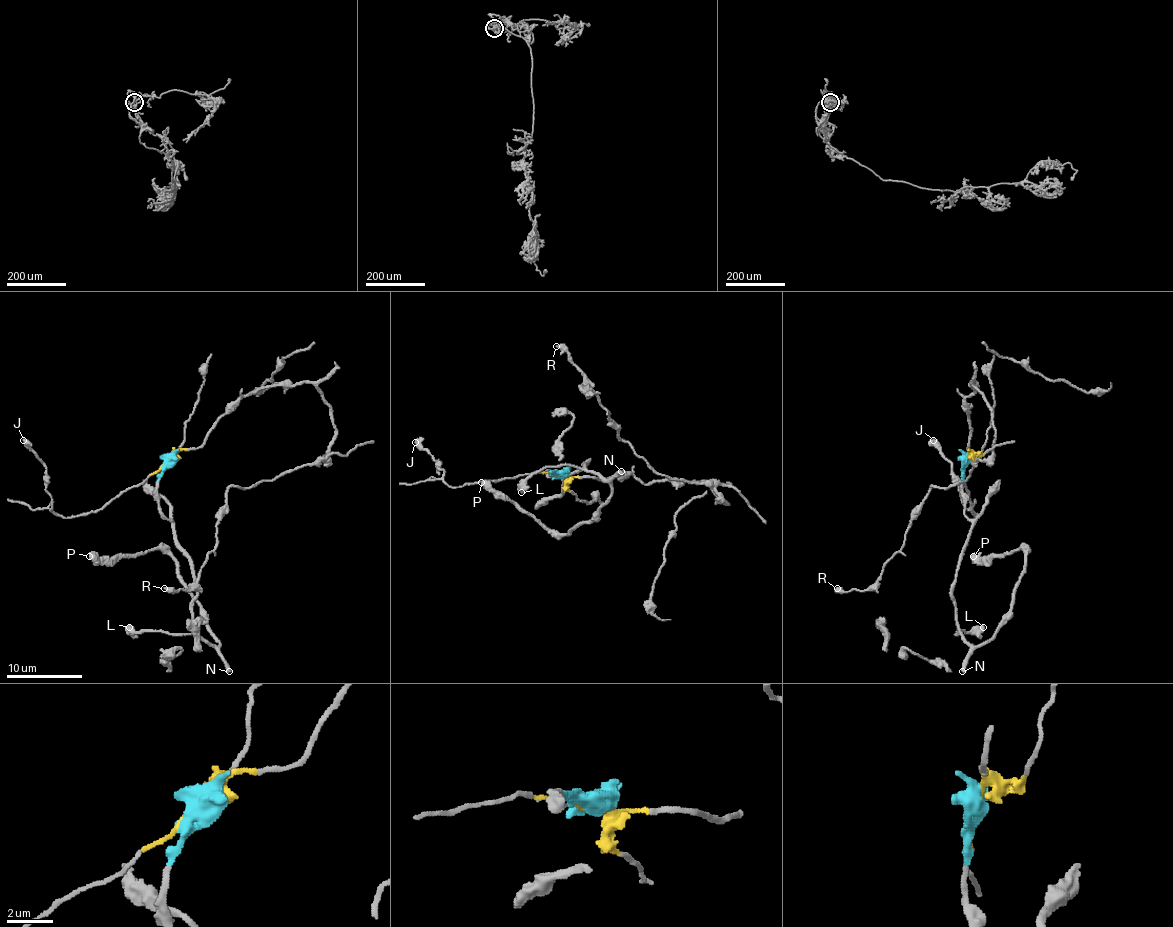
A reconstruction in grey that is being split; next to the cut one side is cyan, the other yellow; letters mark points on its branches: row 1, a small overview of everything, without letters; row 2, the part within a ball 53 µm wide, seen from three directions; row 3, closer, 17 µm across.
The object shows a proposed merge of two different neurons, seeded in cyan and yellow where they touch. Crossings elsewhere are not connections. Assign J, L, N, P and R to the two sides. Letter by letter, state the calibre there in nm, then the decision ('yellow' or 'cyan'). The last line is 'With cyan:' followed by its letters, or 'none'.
J: calibre 400 nm; yellow
L: calibre 600 nm; cyan
N: calibre 400 nm; cyan
P: calibre 650 nm; cyan
R: calibre 400 nm; yellow
With cyan: L, N, P

